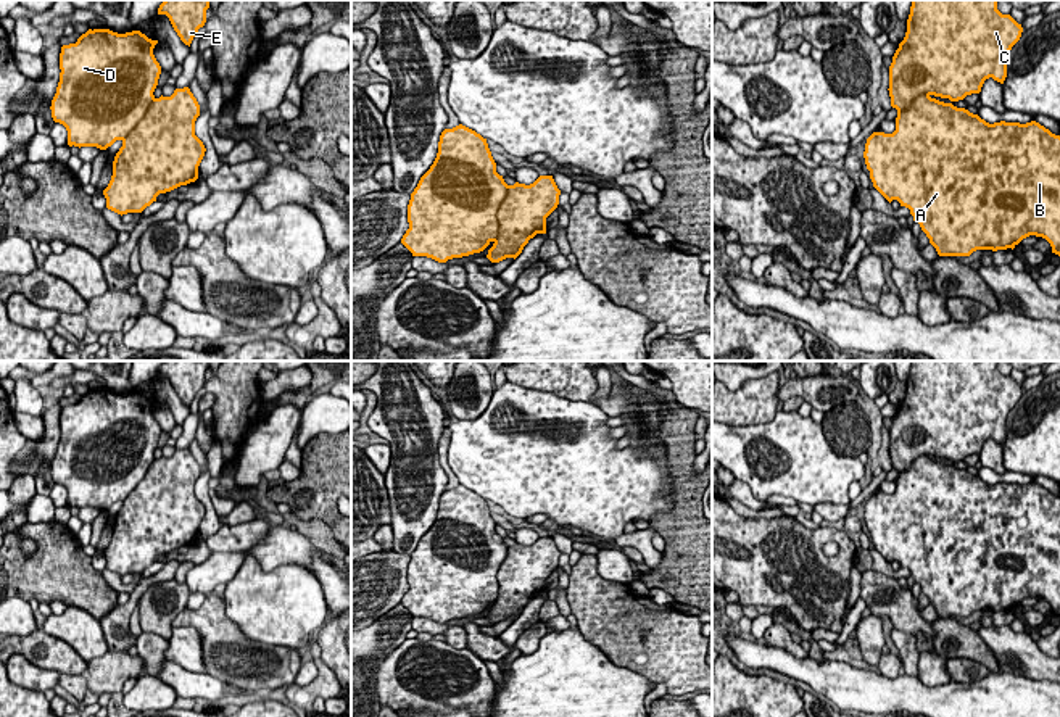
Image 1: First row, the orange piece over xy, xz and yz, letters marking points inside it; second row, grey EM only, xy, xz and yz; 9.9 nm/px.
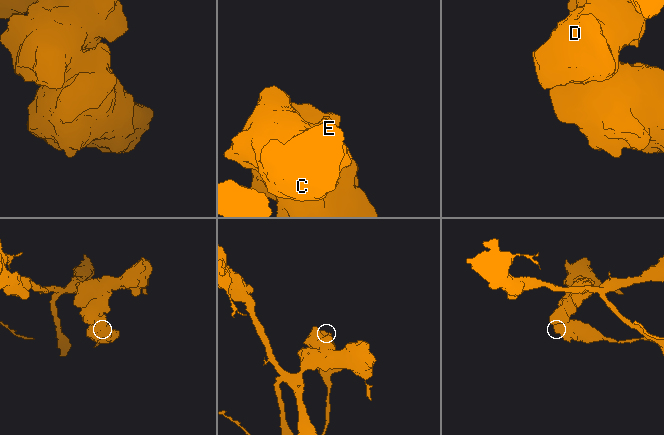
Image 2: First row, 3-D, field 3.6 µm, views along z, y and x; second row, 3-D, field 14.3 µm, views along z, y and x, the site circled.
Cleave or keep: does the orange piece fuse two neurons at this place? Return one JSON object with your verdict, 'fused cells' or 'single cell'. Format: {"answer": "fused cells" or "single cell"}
{"answer": "fused cells"}

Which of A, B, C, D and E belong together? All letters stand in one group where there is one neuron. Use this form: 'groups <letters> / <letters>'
groups A B / C D E

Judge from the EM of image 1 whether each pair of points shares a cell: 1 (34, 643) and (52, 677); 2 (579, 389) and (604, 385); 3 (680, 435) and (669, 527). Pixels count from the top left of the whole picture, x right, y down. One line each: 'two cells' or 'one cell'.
1: two cells
2: two cells
3: one cell

